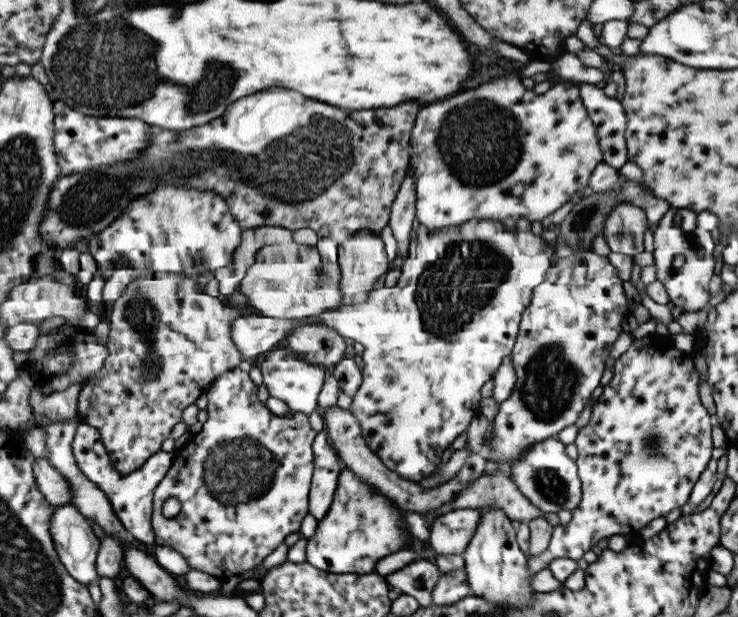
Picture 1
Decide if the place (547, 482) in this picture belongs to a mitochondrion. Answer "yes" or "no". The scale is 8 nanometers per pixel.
yes

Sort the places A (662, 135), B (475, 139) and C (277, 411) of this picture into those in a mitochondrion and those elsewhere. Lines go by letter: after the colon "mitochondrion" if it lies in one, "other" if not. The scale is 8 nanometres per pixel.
A: other
B: mitochondrion
C: other

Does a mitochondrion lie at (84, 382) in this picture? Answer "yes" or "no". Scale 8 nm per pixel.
no

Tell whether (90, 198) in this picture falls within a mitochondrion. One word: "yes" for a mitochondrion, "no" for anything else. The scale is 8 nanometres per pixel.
yes

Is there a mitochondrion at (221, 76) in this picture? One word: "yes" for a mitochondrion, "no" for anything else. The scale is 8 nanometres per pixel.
yes

